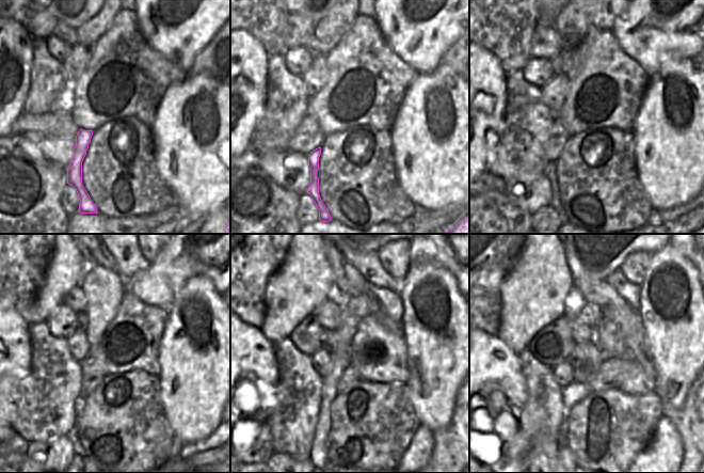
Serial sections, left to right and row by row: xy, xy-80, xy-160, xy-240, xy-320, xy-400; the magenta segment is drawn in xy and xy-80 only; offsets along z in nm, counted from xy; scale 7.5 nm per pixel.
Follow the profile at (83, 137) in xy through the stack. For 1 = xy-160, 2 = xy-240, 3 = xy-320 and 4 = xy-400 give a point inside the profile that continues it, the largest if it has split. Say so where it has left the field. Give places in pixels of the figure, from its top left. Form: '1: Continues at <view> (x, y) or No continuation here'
1: Continues at xy-160 (550, 170)
2: Continues at xy-240 (74, 436)
3: Continues at xy-320 (319, 451)
4: Continues at xy-400 (563, 451).

